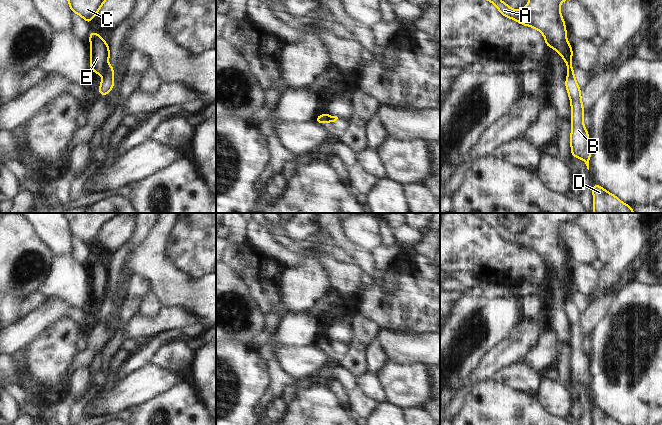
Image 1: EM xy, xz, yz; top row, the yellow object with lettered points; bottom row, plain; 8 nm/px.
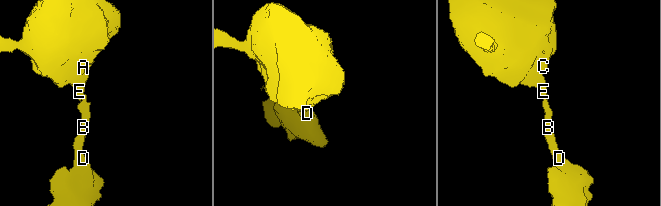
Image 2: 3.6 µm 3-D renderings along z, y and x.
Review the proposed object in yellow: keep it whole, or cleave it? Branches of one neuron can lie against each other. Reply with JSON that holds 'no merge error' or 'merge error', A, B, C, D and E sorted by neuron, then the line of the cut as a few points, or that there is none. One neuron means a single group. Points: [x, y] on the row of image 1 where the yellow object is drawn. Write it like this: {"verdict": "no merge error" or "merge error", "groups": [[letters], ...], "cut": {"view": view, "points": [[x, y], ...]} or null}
{"verdict": "merge error", "groups": [["A", "C", "E"], ["B", "D"]], "cut": {"view": "xy", "points": [[108, 65], [103, 74]]}}

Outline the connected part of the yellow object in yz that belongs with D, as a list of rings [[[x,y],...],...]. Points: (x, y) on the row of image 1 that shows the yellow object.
[[[592,186],[593,213],[635,213],[630,205],[623,203],[618,197],[598,186]]]

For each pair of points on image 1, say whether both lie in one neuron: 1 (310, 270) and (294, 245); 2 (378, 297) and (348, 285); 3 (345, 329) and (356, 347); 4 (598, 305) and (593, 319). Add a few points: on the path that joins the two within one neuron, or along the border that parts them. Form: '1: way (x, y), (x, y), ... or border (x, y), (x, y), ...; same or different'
1: border (303, 253), (301, 257); different
2: border (368, 280), (355, 300); different
3: border (350, 324), (351, 338), (347, 343); different
4: way (598, 308), (593, 316); same

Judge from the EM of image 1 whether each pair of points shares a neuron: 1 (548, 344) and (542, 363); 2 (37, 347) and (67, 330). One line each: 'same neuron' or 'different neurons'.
1: same neuron
2: same neuron

